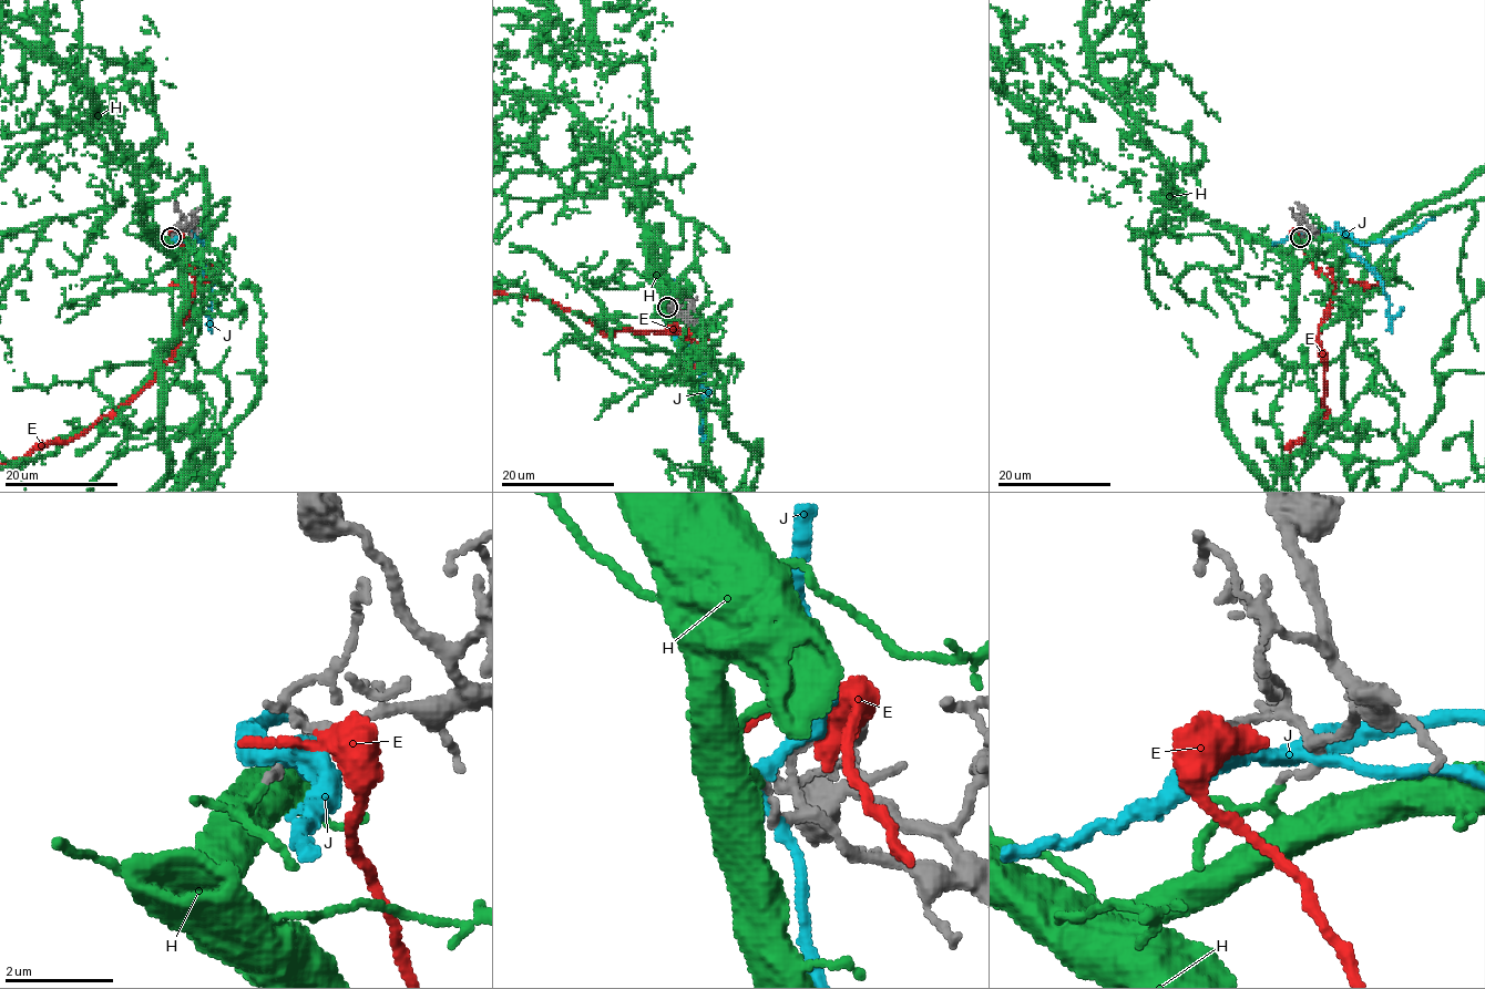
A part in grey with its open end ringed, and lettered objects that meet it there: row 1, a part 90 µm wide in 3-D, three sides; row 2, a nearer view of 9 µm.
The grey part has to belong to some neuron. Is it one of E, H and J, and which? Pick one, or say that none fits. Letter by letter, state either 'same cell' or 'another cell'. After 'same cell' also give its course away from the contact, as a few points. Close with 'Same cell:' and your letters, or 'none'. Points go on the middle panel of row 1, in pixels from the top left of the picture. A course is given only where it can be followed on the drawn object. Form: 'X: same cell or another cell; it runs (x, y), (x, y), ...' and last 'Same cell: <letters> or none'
E: another cell
H: same cell
J: another cell
Same cell: H

